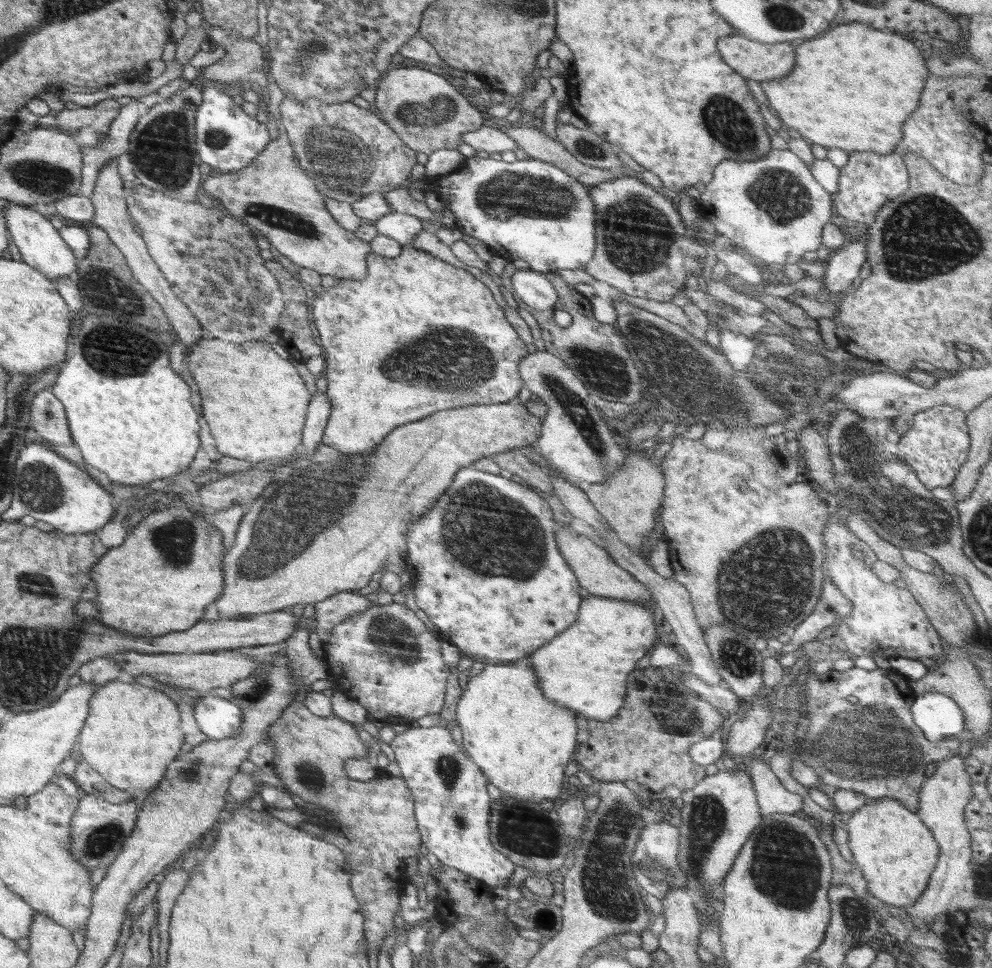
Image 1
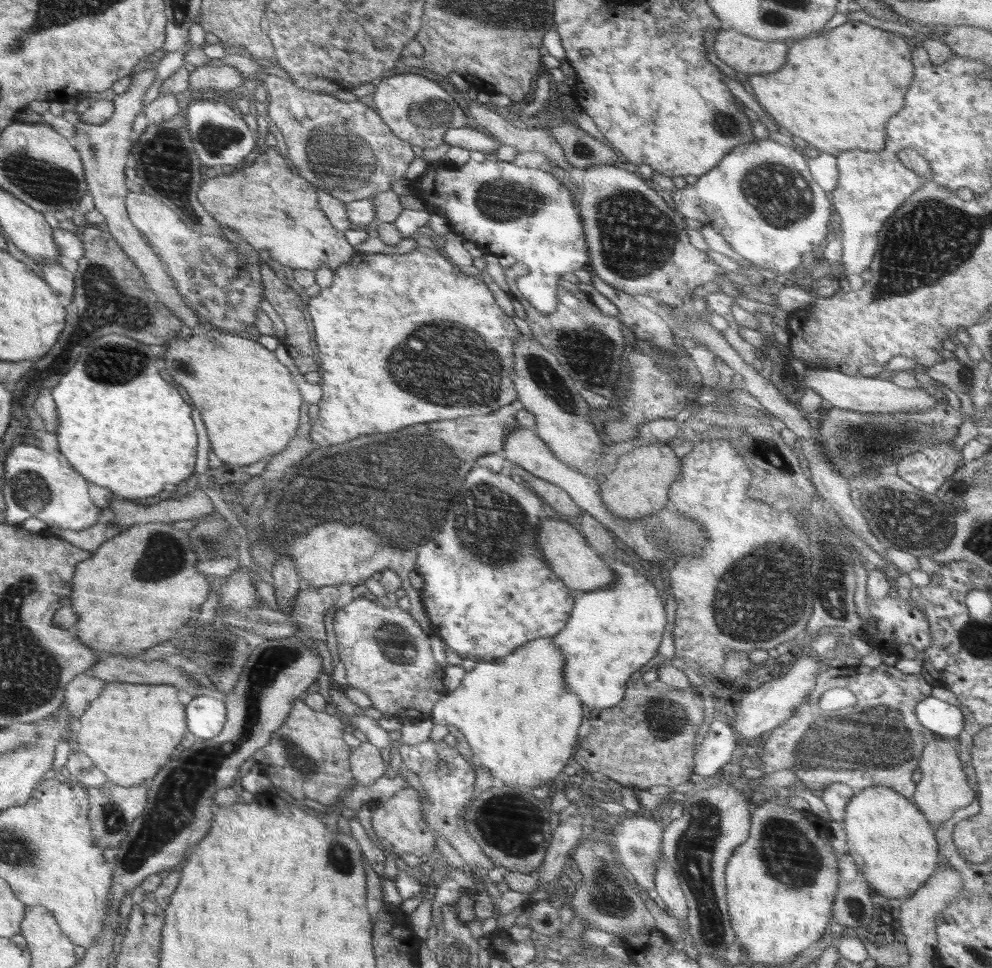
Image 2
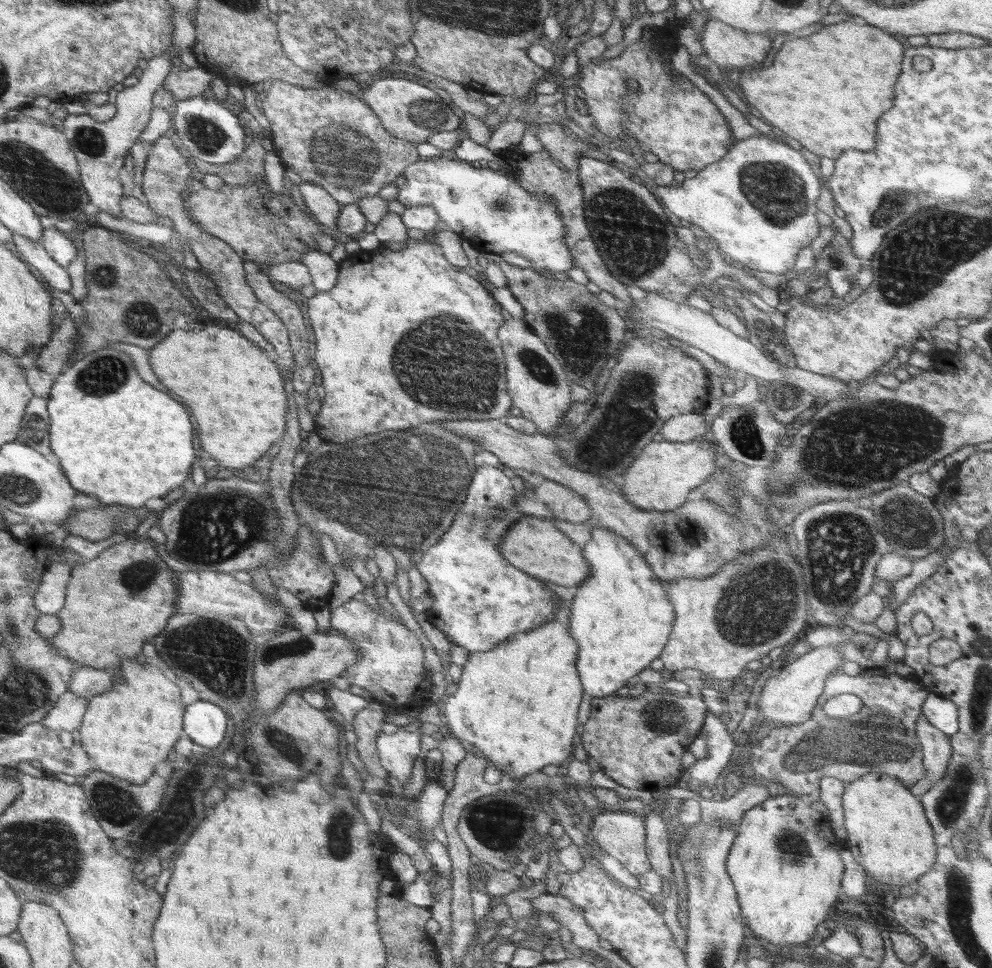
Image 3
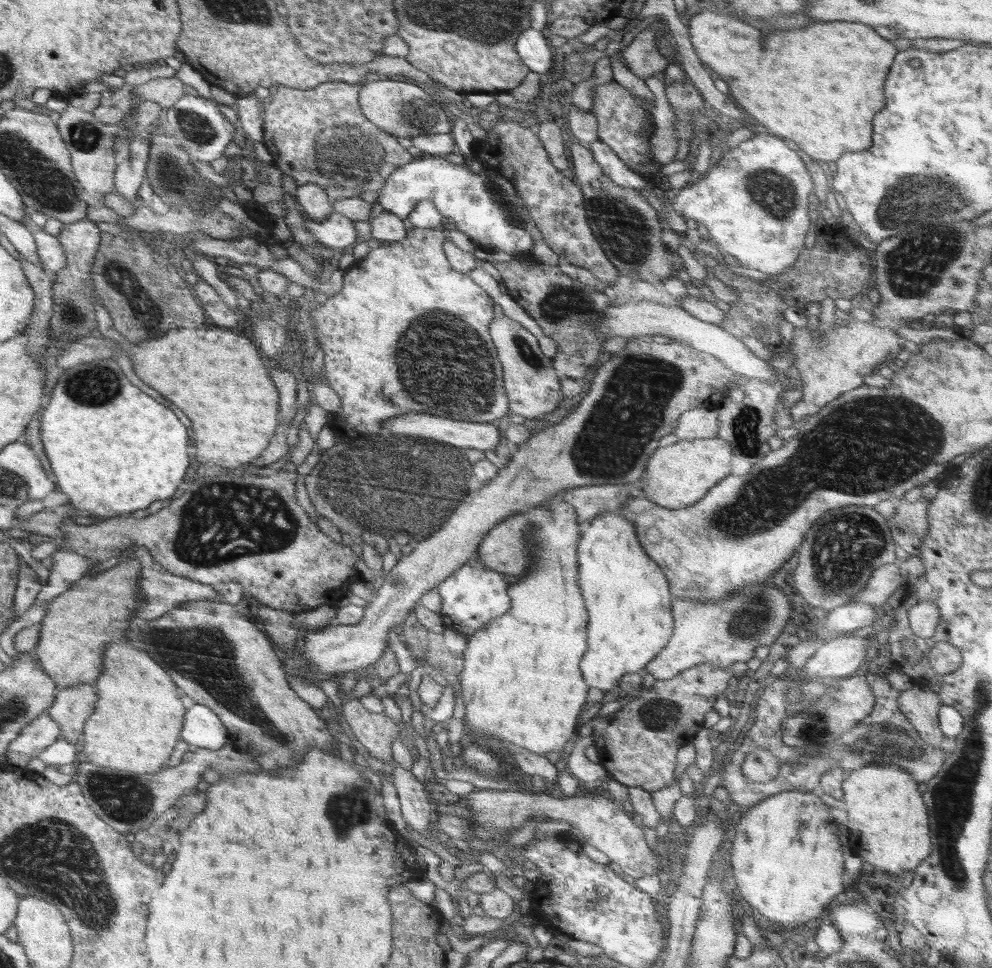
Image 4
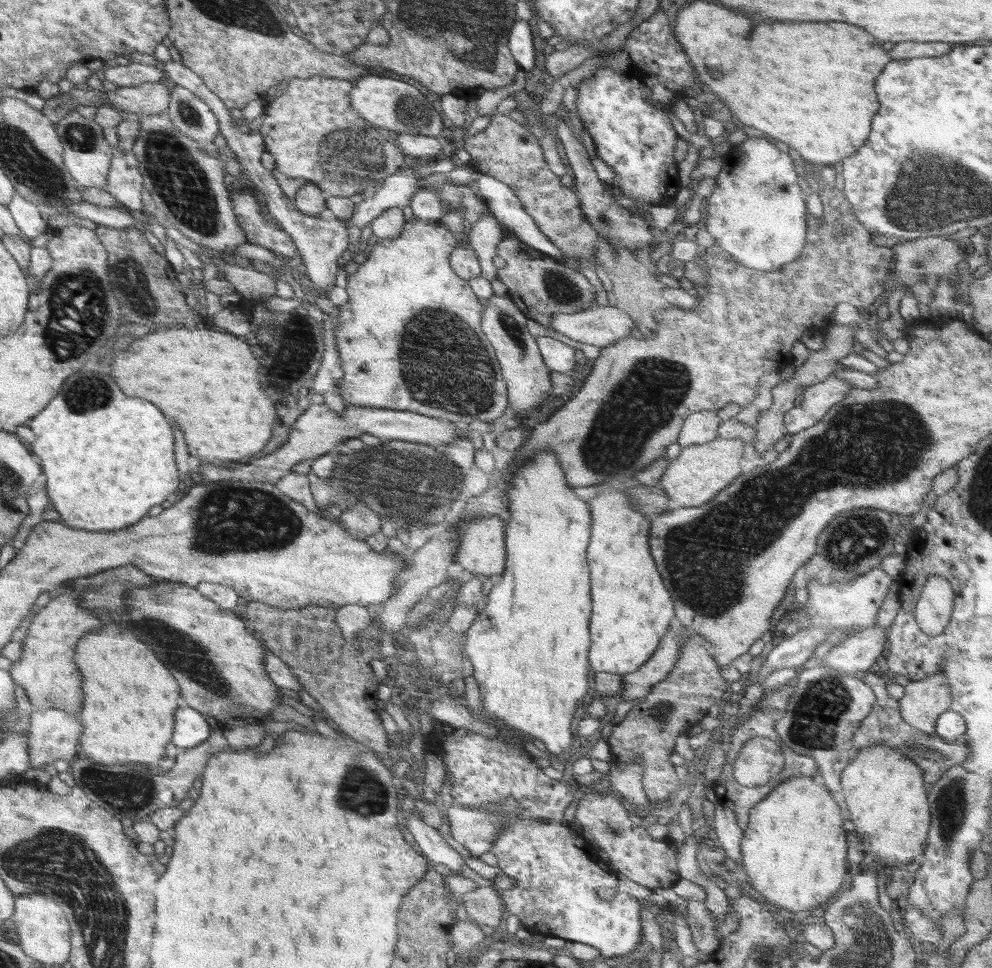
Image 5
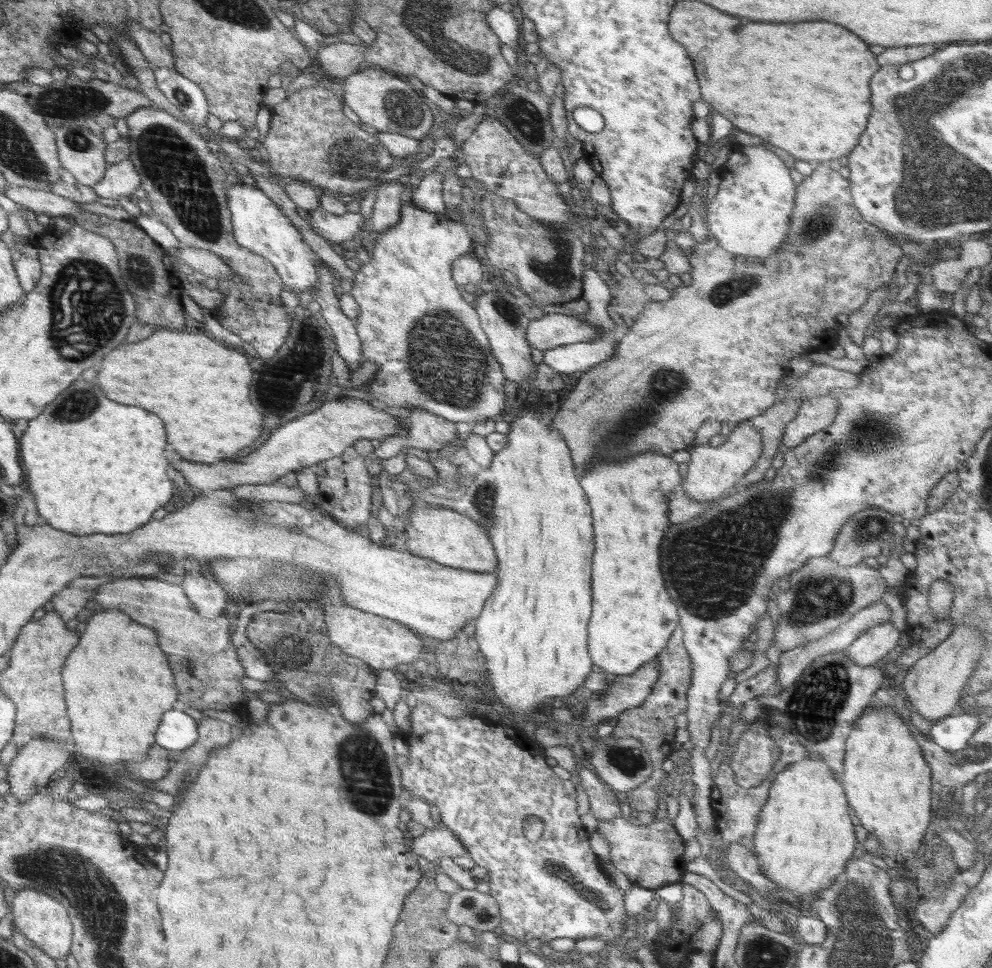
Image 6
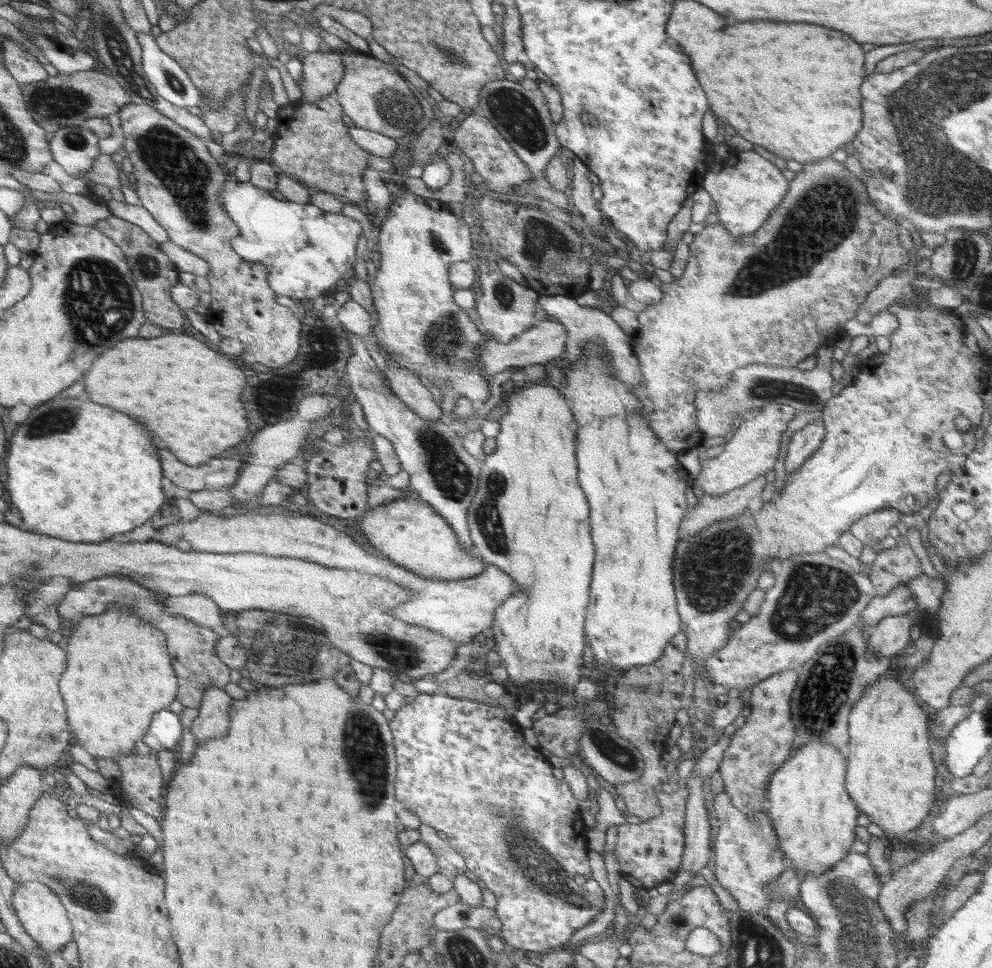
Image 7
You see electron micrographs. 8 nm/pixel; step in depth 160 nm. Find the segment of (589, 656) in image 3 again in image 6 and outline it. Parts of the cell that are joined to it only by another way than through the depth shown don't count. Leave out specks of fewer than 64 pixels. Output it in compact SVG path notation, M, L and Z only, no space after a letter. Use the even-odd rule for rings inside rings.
M646 451L641 452L631 457L617 460L604 460L600 461L600 465L590 465L583 472L579 472L579 483L587 494L589 505L591 506L591 515L593 518L593 533L595 534L595 551L592 557L591 568L591 617L587 626L588 633L588 652L594 666L599 666L603 671L615 675L629 675L636 672L643 664L655 660L655 658L664 650L664 647L668 644L671 634L679 626L679 614L676 605L670 600L670 595L664 588L664 578L662 578L662 572L660 572L660 545L662 539L670 527L668 520L669 516L669 496L671 492L674 492L681 488L681 475L678 471L678 463L673 461L669 456Z

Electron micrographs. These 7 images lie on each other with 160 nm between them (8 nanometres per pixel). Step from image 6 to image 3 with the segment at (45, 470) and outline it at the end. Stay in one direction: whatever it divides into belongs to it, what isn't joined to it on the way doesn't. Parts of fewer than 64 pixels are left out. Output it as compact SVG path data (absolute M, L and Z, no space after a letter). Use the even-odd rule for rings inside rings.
M106 345L74 361L54 377L47 404L49 412L49 445L60 457L61 469L72 488L94 494L101 504L144 506L150 498L161 498L178 488L194 462L192 420L186 408L168 394L148 386L134 370L126 353Z

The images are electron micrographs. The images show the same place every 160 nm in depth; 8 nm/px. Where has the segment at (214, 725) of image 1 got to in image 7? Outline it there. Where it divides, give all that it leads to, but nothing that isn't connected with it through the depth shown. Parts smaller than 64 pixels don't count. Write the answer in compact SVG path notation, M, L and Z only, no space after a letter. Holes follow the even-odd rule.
M166 708L156 714L142 742L156 752L172 750L178 746L183 734L179 716Z

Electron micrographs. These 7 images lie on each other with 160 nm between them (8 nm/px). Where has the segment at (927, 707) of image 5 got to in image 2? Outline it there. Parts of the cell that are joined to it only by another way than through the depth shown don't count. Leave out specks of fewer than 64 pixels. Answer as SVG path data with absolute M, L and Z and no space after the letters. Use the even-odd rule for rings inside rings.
M937 736L932 742L928 742L918 762L918 769L922 773L922 780L916 784L915 792L910 800L929 820L934 830L948 820L954 810L966 808L975 800L976 792L968 785L968 778L962 769L962 763L958 759L958 752L952 740Z

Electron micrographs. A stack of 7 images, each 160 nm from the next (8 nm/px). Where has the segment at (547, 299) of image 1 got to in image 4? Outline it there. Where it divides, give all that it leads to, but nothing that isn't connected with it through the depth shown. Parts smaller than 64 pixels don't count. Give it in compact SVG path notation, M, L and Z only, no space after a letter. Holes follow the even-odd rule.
M424 155L400 167L387 179L377 203L385 211L405 219L420 200L431 200L442 216L453 218L456 228L464 232L478 249L489 253L504 251L512 255L530 255L534 247L530 233L524 230L522 219L518 219L495 194L498 187L501 189L500 183L485 174L472 173L464 164L451 163L445 156Z

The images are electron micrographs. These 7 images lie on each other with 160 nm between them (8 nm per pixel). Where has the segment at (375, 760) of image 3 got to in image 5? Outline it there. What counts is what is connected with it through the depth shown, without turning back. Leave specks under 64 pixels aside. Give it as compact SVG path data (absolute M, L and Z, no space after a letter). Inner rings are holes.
M250 601L245 619L272 654L282 659L297 676L303 690L320 704L323 716L329 716L342 732L368 746L380 756L390 752L388 734L382 724L377 704L377 686L369 662L374 657L357 651L343 639L335 623L336 608L308 605L299 609L279 609L269 604Z

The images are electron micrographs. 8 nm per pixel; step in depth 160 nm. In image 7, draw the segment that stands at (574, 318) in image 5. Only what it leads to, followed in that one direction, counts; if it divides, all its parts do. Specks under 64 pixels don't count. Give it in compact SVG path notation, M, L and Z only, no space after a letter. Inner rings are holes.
M553 320L536 321L526 332L520 334L506 344L496 339L487 340L480 346L477 360L483 368L484 377L494 378L498 372L504 372L507 368L516 366L528 366L528 364L542 364L549 362L562 354L567 341L567 330L560 322Z

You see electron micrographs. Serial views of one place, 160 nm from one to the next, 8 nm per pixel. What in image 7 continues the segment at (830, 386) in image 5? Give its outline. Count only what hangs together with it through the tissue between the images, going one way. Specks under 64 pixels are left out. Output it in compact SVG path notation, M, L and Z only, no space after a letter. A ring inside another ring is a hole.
M813 415L810 425L796 431L790 439L784 459L786 472L798 470L821 446L824 435L825 424Z

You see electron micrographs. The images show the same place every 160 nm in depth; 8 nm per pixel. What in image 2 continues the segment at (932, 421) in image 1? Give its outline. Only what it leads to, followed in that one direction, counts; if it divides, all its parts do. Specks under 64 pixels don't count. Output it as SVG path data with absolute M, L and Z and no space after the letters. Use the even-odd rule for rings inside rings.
M953 440L935 442L903 456L897 462L897 475L922 491L935 494L958 470L956 464L962 460L962 452L956 453L952 444Z

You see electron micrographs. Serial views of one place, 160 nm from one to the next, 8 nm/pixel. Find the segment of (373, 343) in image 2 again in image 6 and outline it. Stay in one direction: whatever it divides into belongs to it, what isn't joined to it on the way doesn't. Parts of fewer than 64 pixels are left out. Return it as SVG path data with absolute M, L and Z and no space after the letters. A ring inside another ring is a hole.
M412 202L401 203L400 220L398 220L394 226L379 233L373 250L374 256L370 258L370 262L368 262L368 264L362 264L362 268L354 274L354 286L349 292L358 305L357 314L352 316L352 319L356 324L355 329L357 330L357 335L361 340L363 362L365 360L372 360L372 362L376 362L379 366L379 370L375 374L374 379L369 380L363 385L363 387L366 385L370 387L370 399L377 398L378 400L382 400L382 402L385 402L389 407L418 407L432 414L437 414L453 423L467 422L474 424L478 416L486 419L499 419L504 413L504 384L506 382L504 373L501 370L498 359L491 351L489 340L479 323L477 311L460 295L460 290L458 290L456 282L452 280L451 276L453 262L476 250L464 222L449 219L444 216L443 213L426 212Z

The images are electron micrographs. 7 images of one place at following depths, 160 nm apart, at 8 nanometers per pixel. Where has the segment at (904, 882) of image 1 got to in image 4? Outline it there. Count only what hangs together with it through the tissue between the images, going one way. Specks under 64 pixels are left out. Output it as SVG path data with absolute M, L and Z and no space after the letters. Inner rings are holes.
M868 764L856 771L849 772L846 780L842 782L842 806L846 810L848 819L847 828L851 831L848 844L854 854L888 874L914 871L918 864L922 864L932 854L932 843L929 829L929 816L921 793L918 791L919 784L912 780L912 775L906 770L892 766L892 764Z

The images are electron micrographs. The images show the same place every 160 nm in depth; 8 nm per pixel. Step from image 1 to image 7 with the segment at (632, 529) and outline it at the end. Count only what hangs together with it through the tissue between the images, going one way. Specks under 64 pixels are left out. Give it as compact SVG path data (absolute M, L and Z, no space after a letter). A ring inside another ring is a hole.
M770 403L761 407L756 416L743 420L727 437L724 450L718 457L706 459L706 455L700 452L701 471L693 485L700 486L706 495L720 496L752 482L759 476L765 476L776 464L782 434L788 428L788 422L795 417L794 411L788 405Z

